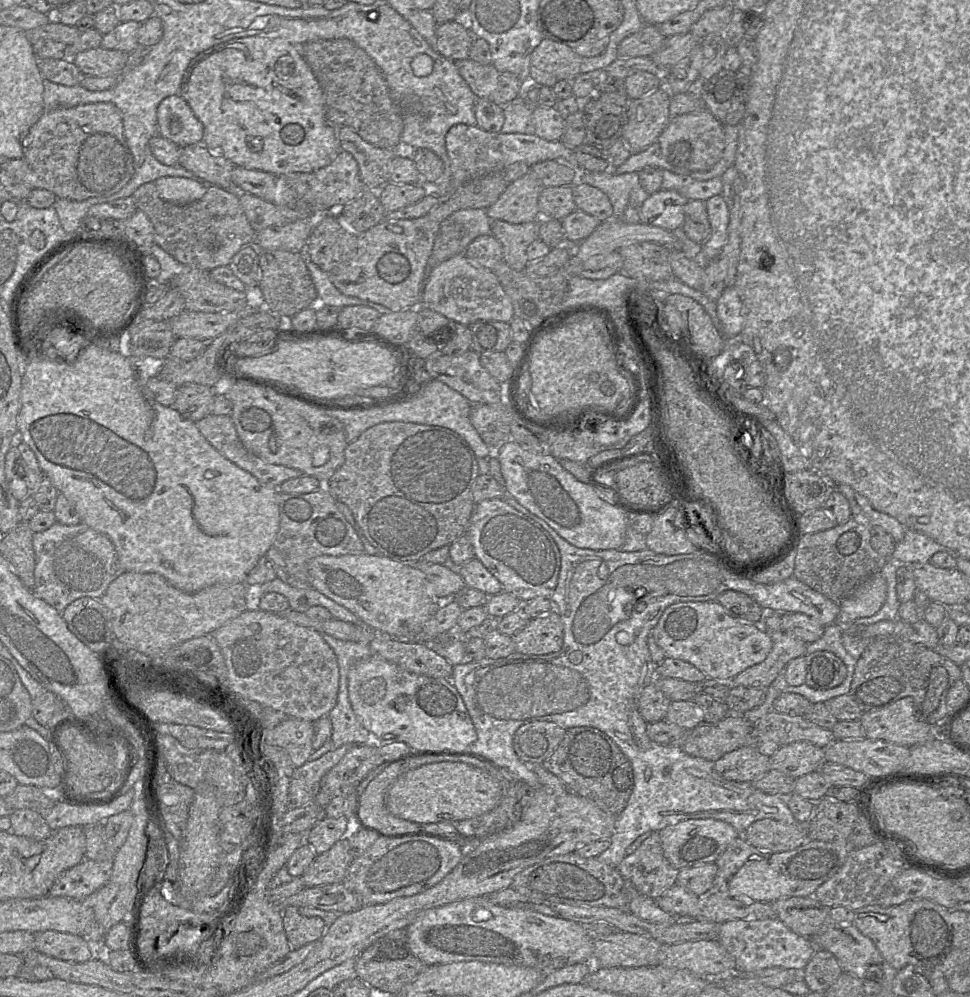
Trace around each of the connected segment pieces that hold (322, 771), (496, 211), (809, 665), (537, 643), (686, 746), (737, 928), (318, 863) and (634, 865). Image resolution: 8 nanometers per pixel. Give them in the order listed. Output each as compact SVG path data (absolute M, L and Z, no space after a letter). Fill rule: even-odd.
M342 745L317 760L308 760L302 766L295 768L288 791L287 810L314 802L320 790L320 782L323 776L339 763L352 746L354 745Z
M531 171L509 183L498 200L486 210L489 219L512 224L544 219L540 217L538 208L542 188Z
M815 651L805 655L805 684L816 690L827 690L840 685L846 677L844 662L830 651Z
M553 610L531 619L513 636L515 650L522 654L543 655L559 652L564 642L563 623Z
M727 715L716 723L702 722L689 731L681 748L690 756L714 762L743 746L752 726L743 715Z
M777 917L723 922L717 940L734 958L736 973L753 973L771 967L802 972L817 949L811 938L794 933Z
M346 835L328 851L316 855L312 864L300 877L305 888L342 883L353 860L354 857Z
M652 832L632 854L626 855L618 870L640 894L651 899L674 886L679 873L665 858L658 832Z

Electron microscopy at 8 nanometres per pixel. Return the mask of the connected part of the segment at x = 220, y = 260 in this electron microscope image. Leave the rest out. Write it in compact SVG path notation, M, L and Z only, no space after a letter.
M147 182L131 196L137 209L145 213L153 224L154 243L183 265L205 270L228 266L241 248L254 243L256 232L249 224L234 189L207 185L201 199L189 204L176 204L163 200L155 183Z

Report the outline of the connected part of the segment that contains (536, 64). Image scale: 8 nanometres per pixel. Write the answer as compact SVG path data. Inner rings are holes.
M544 38L531 53L529 82L552 88L559 81L573 81L581 74L582 59L569 46Z

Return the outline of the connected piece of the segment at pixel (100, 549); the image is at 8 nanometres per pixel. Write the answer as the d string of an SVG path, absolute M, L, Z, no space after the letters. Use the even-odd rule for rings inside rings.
M55 522L47 530L34 533L32 541L35 552L32 592L60 614L79 598L100 599L109 584L125 572L112 541L83 522L76 525Z

